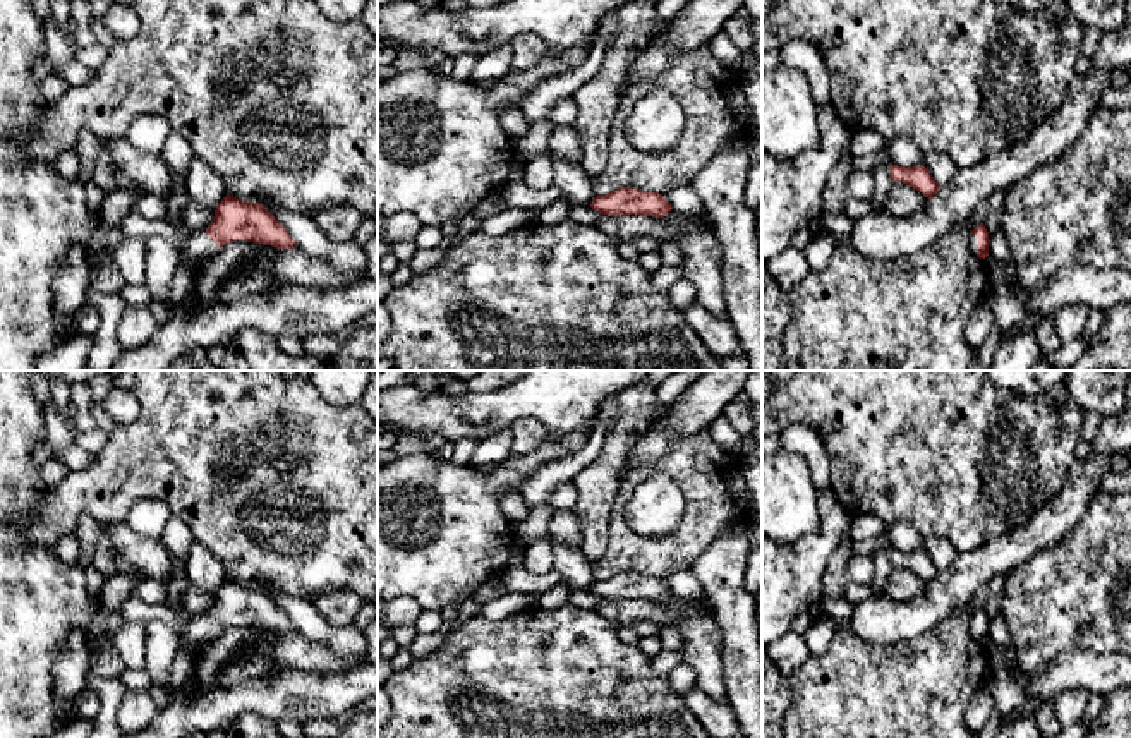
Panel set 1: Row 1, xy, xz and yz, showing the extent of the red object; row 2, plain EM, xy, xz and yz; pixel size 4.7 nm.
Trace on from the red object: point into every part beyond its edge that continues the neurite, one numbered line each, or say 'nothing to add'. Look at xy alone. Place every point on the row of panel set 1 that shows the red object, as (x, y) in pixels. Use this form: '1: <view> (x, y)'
1: xy (199, 244)

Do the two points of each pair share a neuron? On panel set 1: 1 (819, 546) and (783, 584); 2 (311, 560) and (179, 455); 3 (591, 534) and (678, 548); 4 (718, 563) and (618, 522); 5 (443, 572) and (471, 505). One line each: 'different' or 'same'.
1: same
2: same
3: different
4: different
5: same

